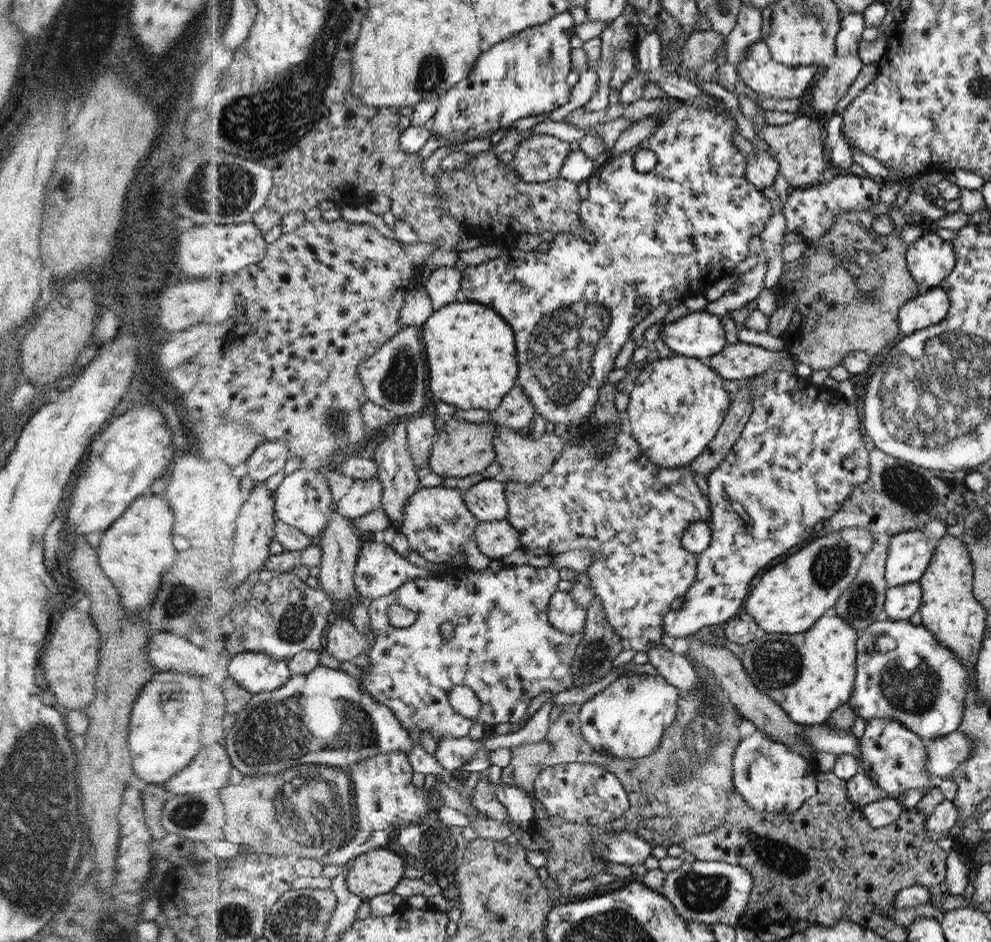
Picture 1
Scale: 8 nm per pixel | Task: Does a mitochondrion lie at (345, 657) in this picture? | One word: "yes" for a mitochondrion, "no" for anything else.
no

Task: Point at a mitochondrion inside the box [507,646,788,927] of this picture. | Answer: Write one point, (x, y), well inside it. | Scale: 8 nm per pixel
(696, 755)

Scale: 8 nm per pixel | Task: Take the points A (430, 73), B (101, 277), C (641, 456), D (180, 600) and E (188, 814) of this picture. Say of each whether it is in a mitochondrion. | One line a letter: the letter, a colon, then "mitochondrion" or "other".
A: mitochondrion
B: other
C: other
D: mitochondrion
E: mitochondrion

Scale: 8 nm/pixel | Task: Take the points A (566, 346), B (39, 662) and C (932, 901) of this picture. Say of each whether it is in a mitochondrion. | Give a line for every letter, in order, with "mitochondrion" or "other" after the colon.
A: mitochondrion
B: other
C: other

